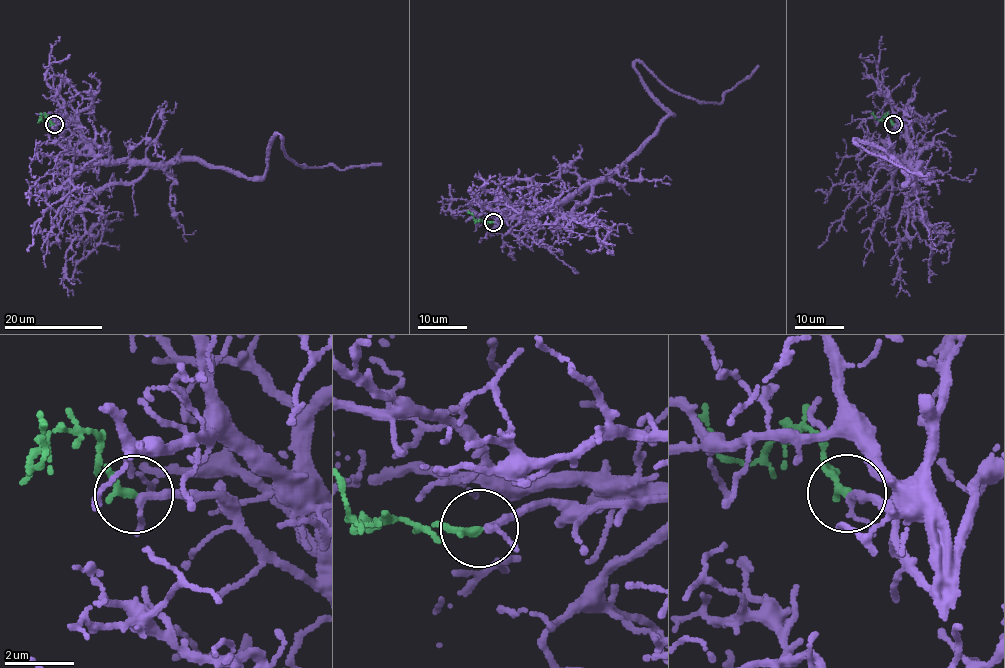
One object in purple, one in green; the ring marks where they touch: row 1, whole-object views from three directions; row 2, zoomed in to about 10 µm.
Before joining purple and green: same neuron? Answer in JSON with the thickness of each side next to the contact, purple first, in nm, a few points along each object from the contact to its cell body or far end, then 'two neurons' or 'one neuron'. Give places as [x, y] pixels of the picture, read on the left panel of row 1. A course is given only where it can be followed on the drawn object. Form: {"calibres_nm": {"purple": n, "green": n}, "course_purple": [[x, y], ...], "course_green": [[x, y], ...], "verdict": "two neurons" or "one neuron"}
{"calibres_nm": {"purple": 180, "green": 240}, "course_purple": [[54, 125], [66, 124], [101, 160], [204, 161], [247, 177], [266, 171], [274, 135], [298, 165], [381, 163]], "course_green": [[54, 125], [47, 115], [42, 115], [39, 120], [41, 113]], "verdict": "one neuron"}

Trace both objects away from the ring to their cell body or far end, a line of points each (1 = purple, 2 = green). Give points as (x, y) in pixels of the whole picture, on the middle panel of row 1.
1: (493, 221), (535, 216), (607, 180), (671, 115), (643, 84), (637, 61), (674, 91), (720, 103), (758, 65)
2: (493, 221), (476, 221), (468, 212)

